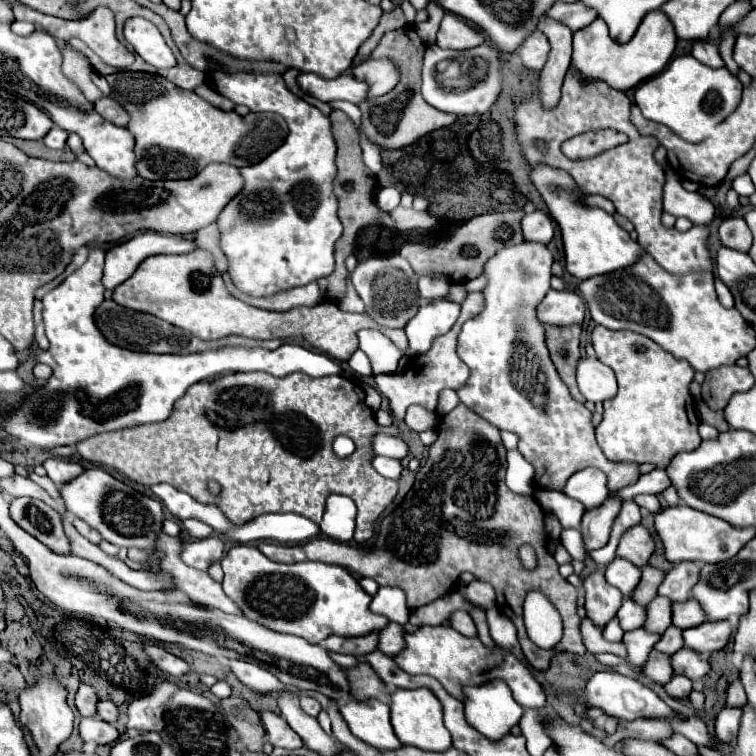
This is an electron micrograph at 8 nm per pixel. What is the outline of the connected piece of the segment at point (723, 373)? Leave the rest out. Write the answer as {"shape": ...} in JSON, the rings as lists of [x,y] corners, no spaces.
{"shape":[[[726,365],[706,373],[702,383],[702,399],[712,409],[724,409],[730,397],[738,391],[748,391],[754,387],[754,375],[746,367]]]}

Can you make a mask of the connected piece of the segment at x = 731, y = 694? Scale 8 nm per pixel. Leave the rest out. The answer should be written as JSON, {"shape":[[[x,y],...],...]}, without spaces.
{"shape":[[[736,679],[736,681],[728,687],[726,707],[742,707],[744,703],[746,703],[746,693],[744,693],[744,687],[742,687],[740,679]]]}

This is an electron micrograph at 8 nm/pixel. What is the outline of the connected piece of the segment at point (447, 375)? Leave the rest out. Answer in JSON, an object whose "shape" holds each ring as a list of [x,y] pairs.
{"shape":[[[468,293],[468,297],[462,301],[462,311],[460,311],[458,321],[454,323],[454,327],[446,335],[440,335],[434,341],[434,345],[430,347],[428,353],[424,353],[420,357],[412,357],[410,363],[408,363],[408,367],[406,367],[406,371],[400,373],[400,375],[378,375],[376,377],[376,387],[378,387],[378,391],[384,397],[388,397],[390,411],[392,411],[392,415],[398,421],[404,419],[404,411],[410,405],[422,405],[427,410],[435,412],[437,406],[436,399],[438,399],[438,393],[442,389],[460,389],[466,383],[470,371],[460,361],[460,357],[456,355],[456,337],[458,337],[460,327],[464,325],[464,321],[472,319],[474,315],[478,315],[482,311],[482,307],[484,307],[482,293]]]}

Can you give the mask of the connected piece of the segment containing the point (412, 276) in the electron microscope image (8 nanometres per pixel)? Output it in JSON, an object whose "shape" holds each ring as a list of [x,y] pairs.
{"shape":[[[400,255],[394,257],[372,257],[358,263],[356,271],[352,273],[352,285],[360,299],[366,305],[366,315],[372,317],[382,327],[404,329],[406,323],[418,313],[418,287],[416,287],[416,273],[412,271],[410,263]]]}

